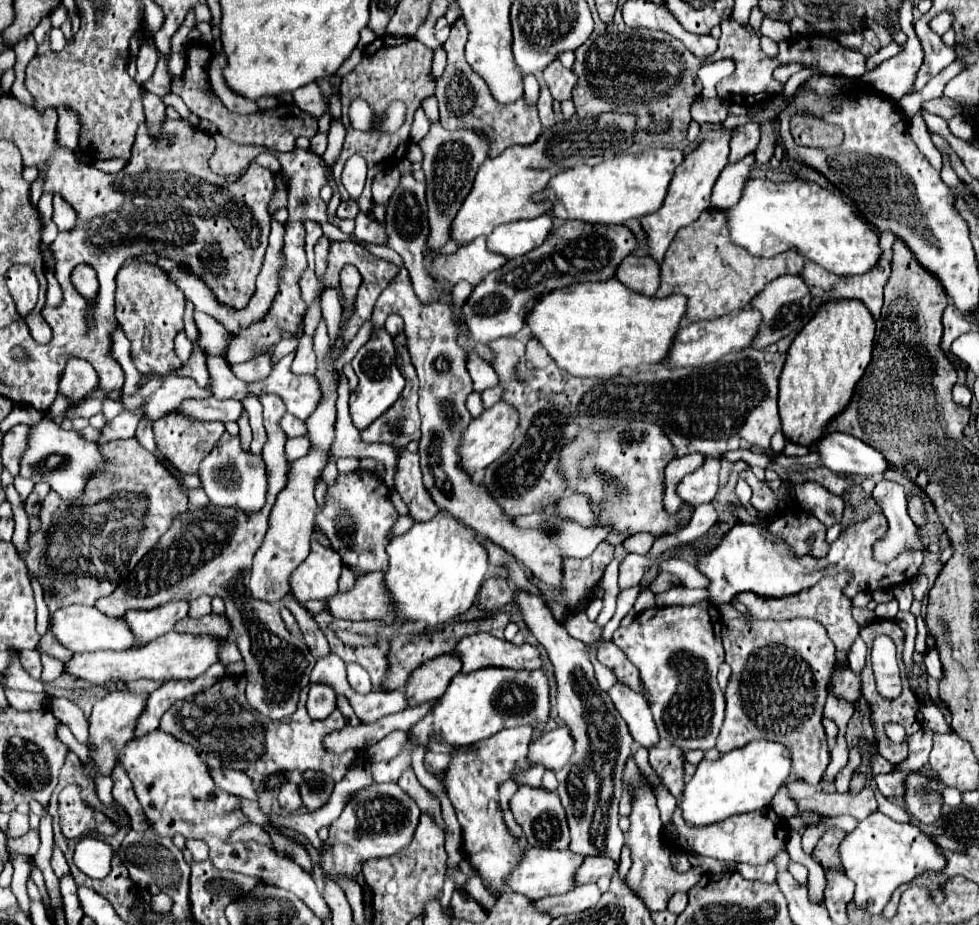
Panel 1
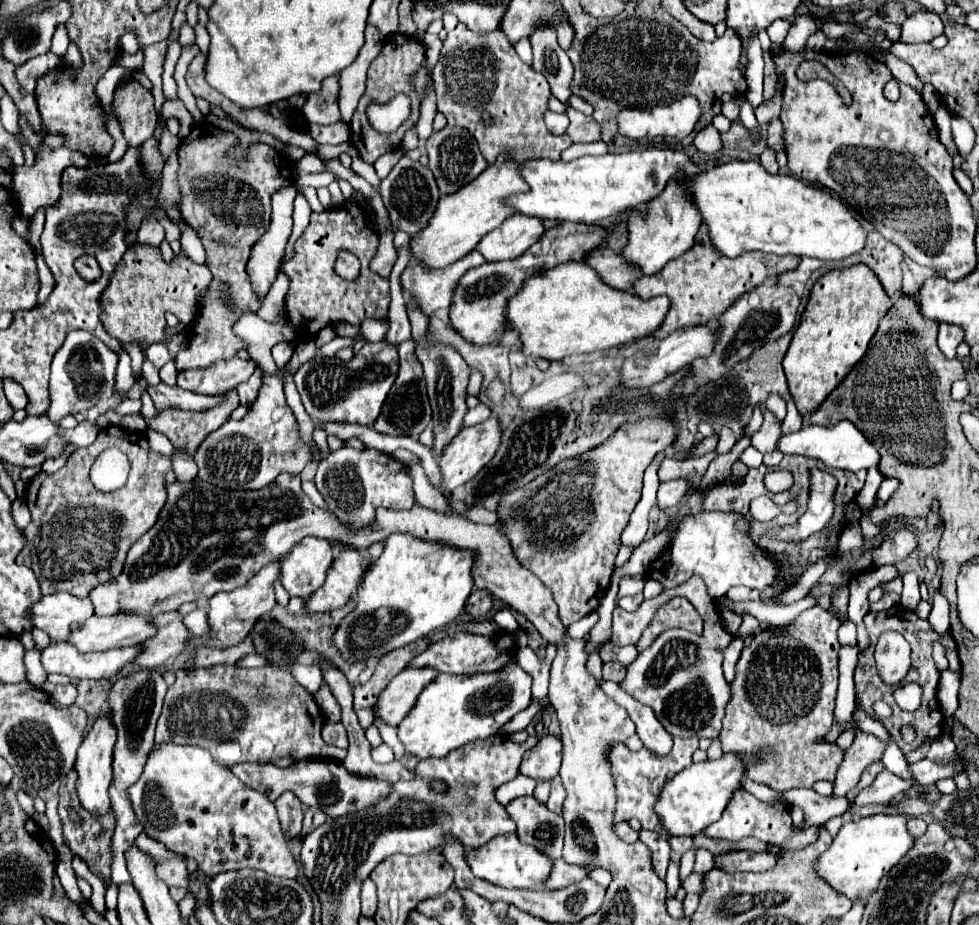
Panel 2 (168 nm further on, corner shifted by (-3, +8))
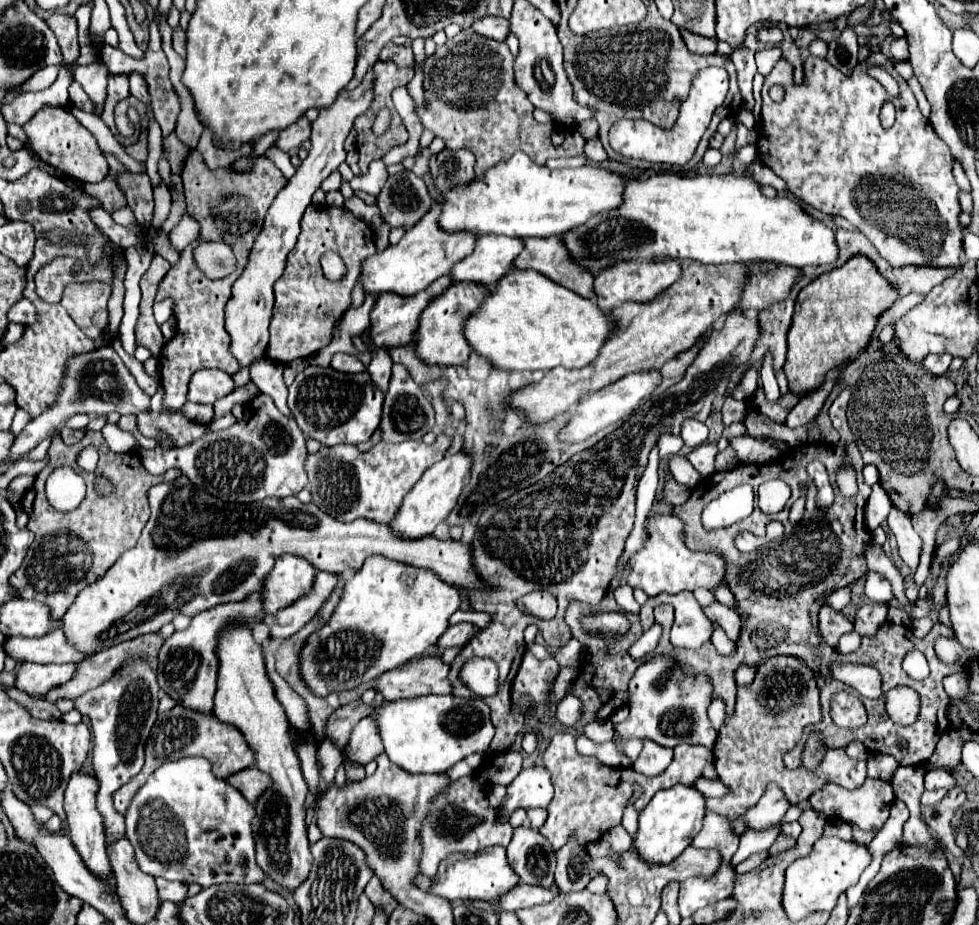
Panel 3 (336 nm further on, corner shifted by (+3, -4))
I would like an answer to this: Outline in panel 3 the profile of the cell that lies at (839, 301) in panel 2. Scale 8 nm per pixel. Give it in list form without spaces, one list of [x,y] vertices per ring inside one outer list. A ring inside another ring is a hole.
[[[861,254],[849,258],[841,268],[833,268],[831,272],[825,272],[819,278],[815,278],[811,284],[807,284],[797,296],[791,330],[787,334],[787,362],[783,370],[789,382],[789,390],[795,390],[799,396],[803,396],[809,390],[821,386],[825,374],[831,368],[857,356],[869,344],[871,332],[875,330],[881,312],[887,310],[897,298],[899,290],[877,270],[877,266],[869,258]]]

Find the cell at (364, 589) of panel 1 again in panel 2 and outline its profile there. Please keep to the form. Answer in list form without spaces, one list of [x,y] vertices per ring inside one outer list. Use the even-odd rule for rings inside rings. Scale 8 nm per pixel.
[[[343,550],[329,568],[325,584],[315,590],[305,606],[305,612],[329,612],[343,608],[355,594],[361,582],[361,570],[369,570],[369,560],[357,550]]]

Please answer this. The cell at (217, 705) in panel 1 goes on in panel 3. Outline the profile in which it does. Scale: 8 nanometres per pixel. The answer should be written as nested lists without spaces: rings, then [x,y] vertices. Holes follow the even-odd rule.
[[[175,706],[173,710],[159,714],[159,718],[157,718],[157,722],[151,728],[151,734],[147,738],[147,744],[145,744],[145,764],[143,764],[143,770],[127,786],[123,786],[123,790],[113,794],[113,808],[119,814],[125,814],[129,804],[131,804],[131,800],[133,800],[133,796],[135,796],[135,792],[147,782],[147,778],[163,762],[181,760],[181,758],[187,758],[187,756],[203,756],[203,758],[207,758],[211,762],[211,768],[213,768],[211,772],[215,774],[215,778],[221,778],[221,780],[225,780],[231,774],[235,774],[239,770],[255,764],[251,748],[243,742],[243,736],[239,734],[239,730],[219,722],[215,718],[215,714],[205,716],[205,714],[195,714],[195,712],[183,710],[183,706]]]

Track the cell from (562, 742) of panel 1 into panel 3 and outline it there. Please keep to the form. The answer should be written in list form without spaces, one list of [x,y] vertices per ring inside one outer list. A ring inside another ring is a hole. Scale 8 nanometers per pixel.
[[[543,766],[521,770],[519,776],[507,786],[507,796],[499,806],[499,820],[507,822],[517,808],[547,808],[553,798],[553,786]]]

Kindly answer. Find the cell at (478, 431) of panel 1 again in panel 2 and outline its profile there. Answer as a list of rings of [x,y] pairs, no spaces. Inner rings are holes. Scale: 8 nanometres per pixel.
[[[489,416],[481,424],[463,428],[457,434],[457,438],[453,438],[453,442],[445,448],[445,454],[439,458],[439,468],[443,474],[443,488],[451,492],[455,486],[469,482],[483,466],[487,466],[493,460],[493,456],[499,450],[499,444],[501,444],[501,422],[497,416]]]

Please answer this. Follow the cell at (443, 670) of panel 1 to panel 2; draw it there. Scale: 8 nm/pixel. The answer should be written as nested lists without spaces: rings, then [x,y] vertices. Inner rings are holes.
[[[429,666],[401,670],[377,700],[381,718],[387,724],[397,726],[405,718],[405,714],[409,714],[409,710],[415,706],[417,696],[425,690],[429,682],[437,678],[437,674],[439,672]]]

